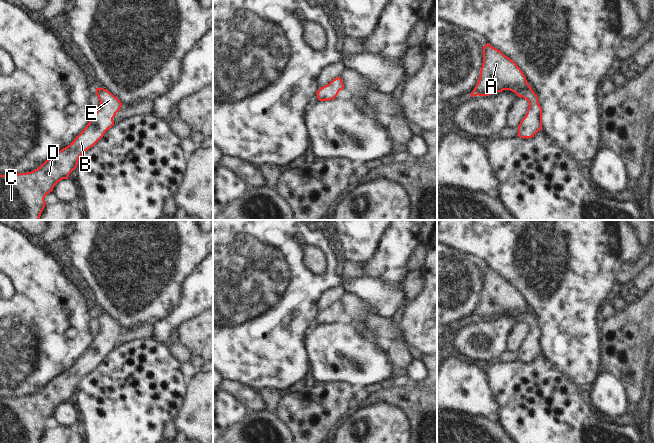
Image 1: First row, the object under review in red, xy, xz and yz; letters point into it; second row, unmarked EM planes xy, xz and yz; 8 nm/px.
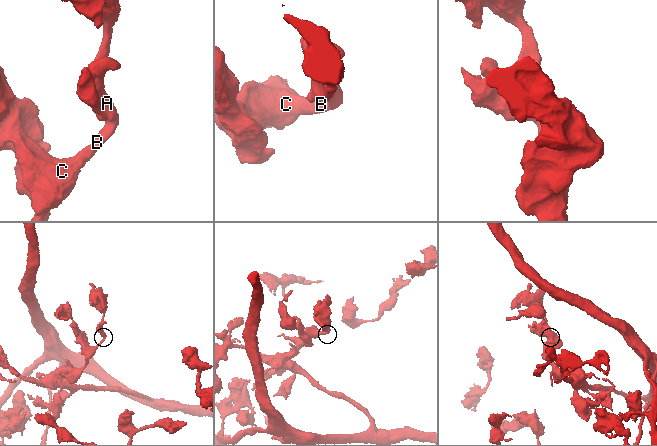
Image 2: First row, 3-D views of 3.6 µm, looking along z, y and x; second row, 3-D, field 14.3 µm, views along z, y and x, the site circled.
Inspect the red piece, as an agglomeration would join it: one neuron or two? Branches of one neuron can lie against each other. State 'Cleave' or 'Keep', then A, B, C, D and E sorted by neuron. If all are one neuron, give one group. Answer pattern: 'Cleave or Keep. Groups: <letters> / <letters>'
Keep. Groups: A B C D E

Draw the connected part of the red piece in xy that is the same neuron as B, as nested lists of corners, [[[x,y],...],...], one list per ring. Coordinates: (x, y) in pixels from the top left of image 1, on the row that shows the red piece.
[[[96,88],[100,105],[83,131],[65,148],[47,159],[37,169],[27,173],[0,175],[0,220],[39,220],[46,205],[45,196],[54,186],[76,169],[81,155],[93,147],[114,125],[113,118],[122,103],[104,88]]]

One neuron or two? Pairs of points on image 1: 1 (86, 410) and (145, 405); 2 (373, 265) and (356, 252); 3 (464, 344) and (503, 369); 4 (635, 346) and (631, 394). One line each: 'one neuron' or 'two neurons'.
1: one neuron
2: two neurons
3: two neurons
4: one neuron

